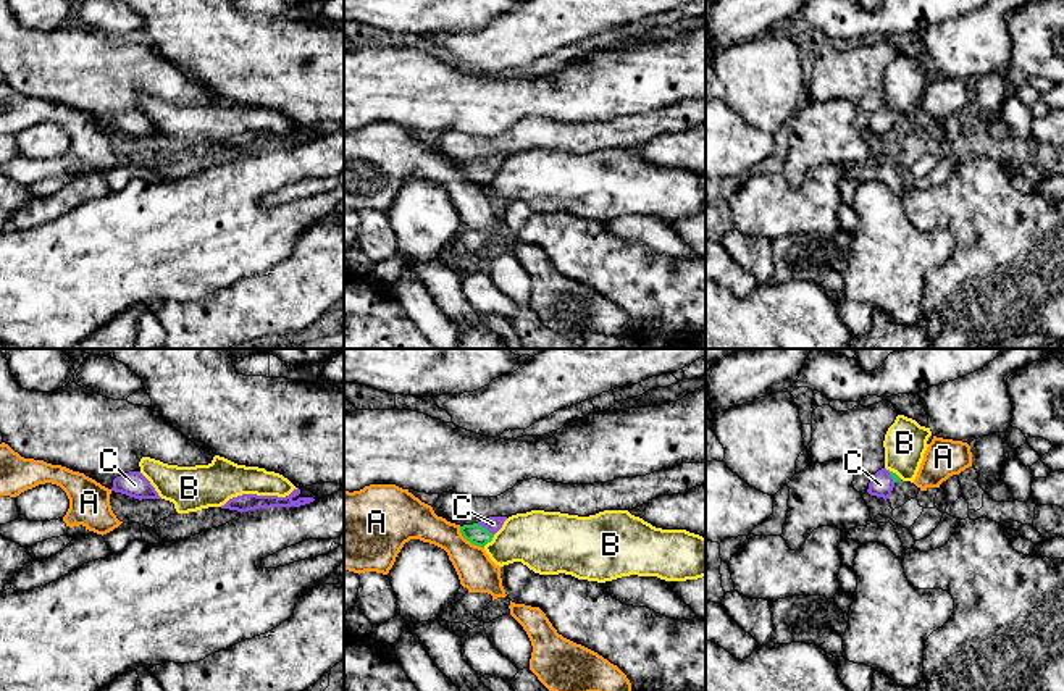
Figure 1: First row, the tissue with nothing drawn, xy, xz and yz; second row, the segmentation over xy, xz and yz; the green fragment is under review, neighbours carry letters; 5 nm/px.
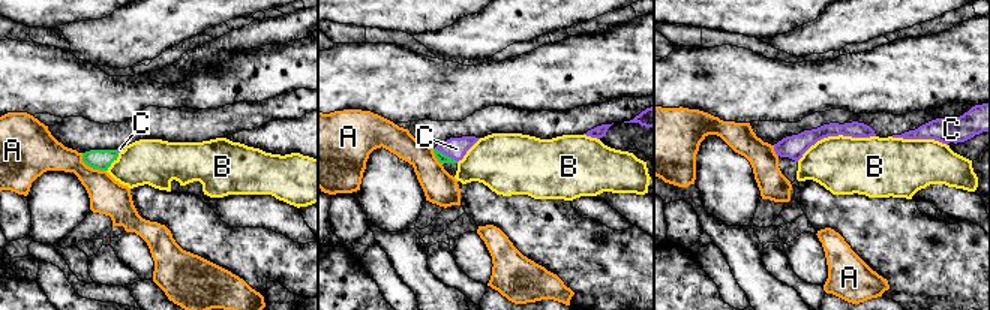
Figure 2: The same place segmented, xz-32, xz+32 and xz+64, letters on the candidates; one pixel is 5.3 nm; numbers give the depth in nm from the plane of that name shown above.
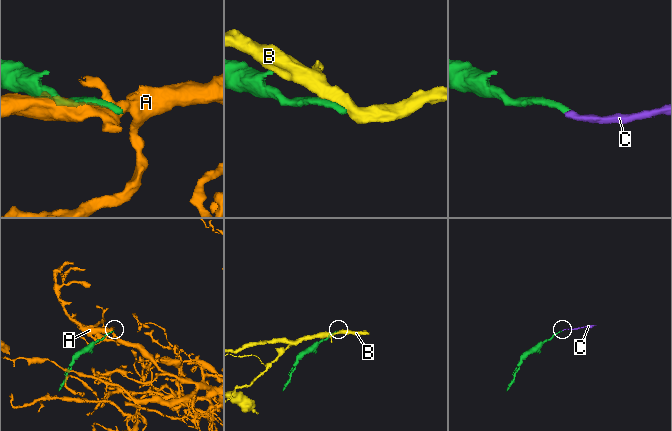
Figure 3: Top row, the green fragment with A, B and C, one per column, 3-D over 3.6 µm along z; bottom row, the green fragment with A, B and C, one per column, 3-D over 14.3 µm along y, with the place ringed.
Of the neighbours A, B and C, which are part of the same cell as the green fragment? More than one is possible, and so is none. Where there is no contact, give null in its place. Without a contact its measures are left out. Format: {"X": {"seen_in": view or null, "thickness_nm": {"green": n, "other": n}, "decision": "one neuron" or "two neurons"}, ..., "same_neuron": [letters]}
{"A": {"seen_in": "xz", "thickness_nm": {"green": 100, "other": 190}, "decision": "two neurons"}, "B": {"seen_in": "xz", "thickness_nm": {"green": 100, "other": 300}, "decision": "two neurons"}, "C": {"seen_in": "xz", "thickness_nm": {"green": 100, "other": 80}, "decision": "one neuron"}, "same_neuron": ["C"]}

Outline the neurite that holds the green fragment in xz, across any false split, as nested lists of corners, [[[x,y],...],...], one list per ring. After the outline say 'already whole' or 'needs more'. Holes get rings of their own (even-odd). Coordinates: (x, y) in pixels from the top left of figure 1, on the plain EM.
[[[489,155],[473,163],[460,165],[462,174],[475,184],[484,186],[492,179],[494,173],[502,166],[507,155]]]; needs more

